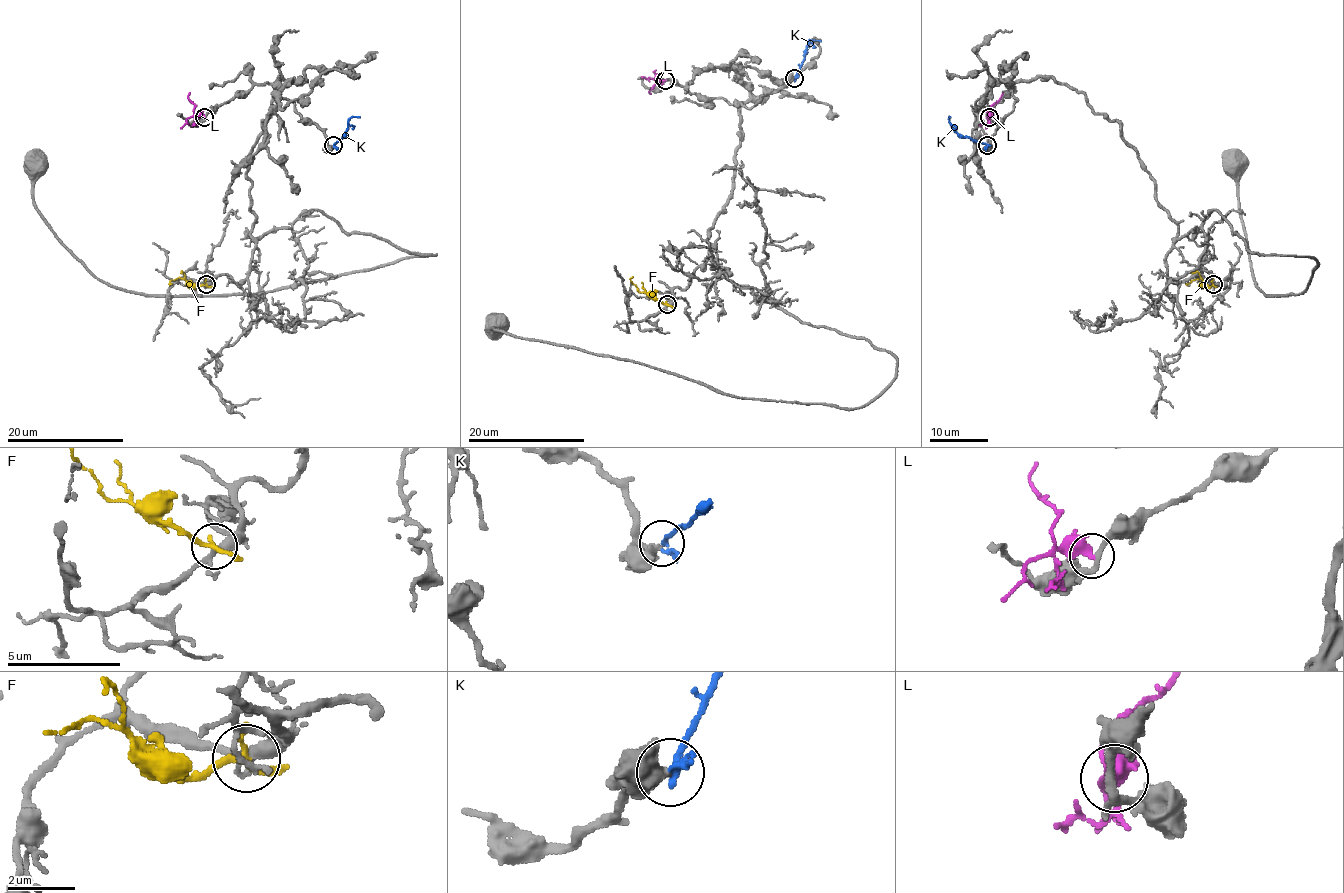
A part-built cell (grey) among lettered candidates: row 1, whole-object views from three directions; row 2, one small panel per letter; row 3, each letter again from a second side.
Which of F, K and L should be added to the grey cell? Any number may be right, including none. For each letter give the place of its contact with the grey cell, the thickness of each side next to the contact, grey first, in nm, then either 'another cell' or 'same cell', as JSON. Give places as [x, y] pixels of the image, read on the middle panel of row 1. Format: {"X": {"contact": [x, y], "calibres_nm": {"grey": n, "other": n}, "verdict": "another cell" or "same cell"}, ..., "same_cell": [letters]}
{"F": {"contact": [667, 304], "calibres_nm": {"grey": 280, "other": 200}, "verdict": "another cell"}, "K": {"contact": [794, 78], "calibres_nm": {"grey": 550, "other": 260}, "verdict": "another cell"}, "L": {"contact": [665, 80], "calibres_nm": {"grey": 200, "other": 440}, "verdict": "another cell"}, "same_cell": []}

